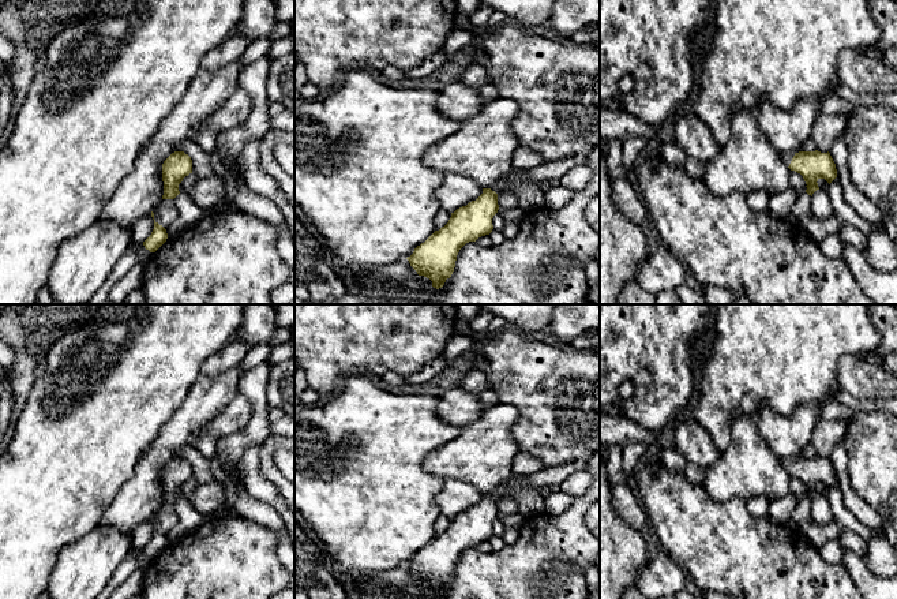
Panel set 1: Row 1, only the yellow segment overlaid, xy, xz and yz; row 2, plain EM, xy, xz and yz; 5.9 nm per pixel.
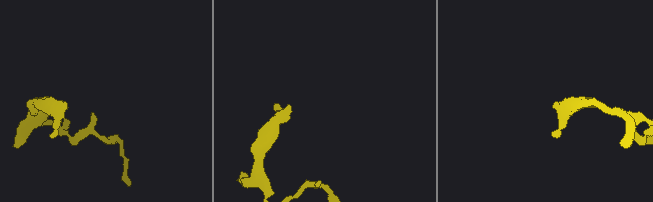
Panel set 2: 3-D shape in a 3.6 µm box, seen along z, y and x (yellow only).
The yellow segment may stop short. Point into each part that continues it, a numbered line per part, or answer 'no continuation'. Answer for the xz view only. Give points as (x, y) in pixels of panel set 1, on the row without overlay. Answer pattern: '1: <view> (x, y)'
1: xz (528, 498)

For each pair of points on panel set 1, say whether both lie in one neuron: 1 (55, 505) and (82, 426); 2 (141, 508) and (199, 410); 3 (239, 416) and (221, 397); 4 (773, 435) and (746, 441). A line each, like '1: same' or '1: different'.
1: same
2: same
3: different
4: different

